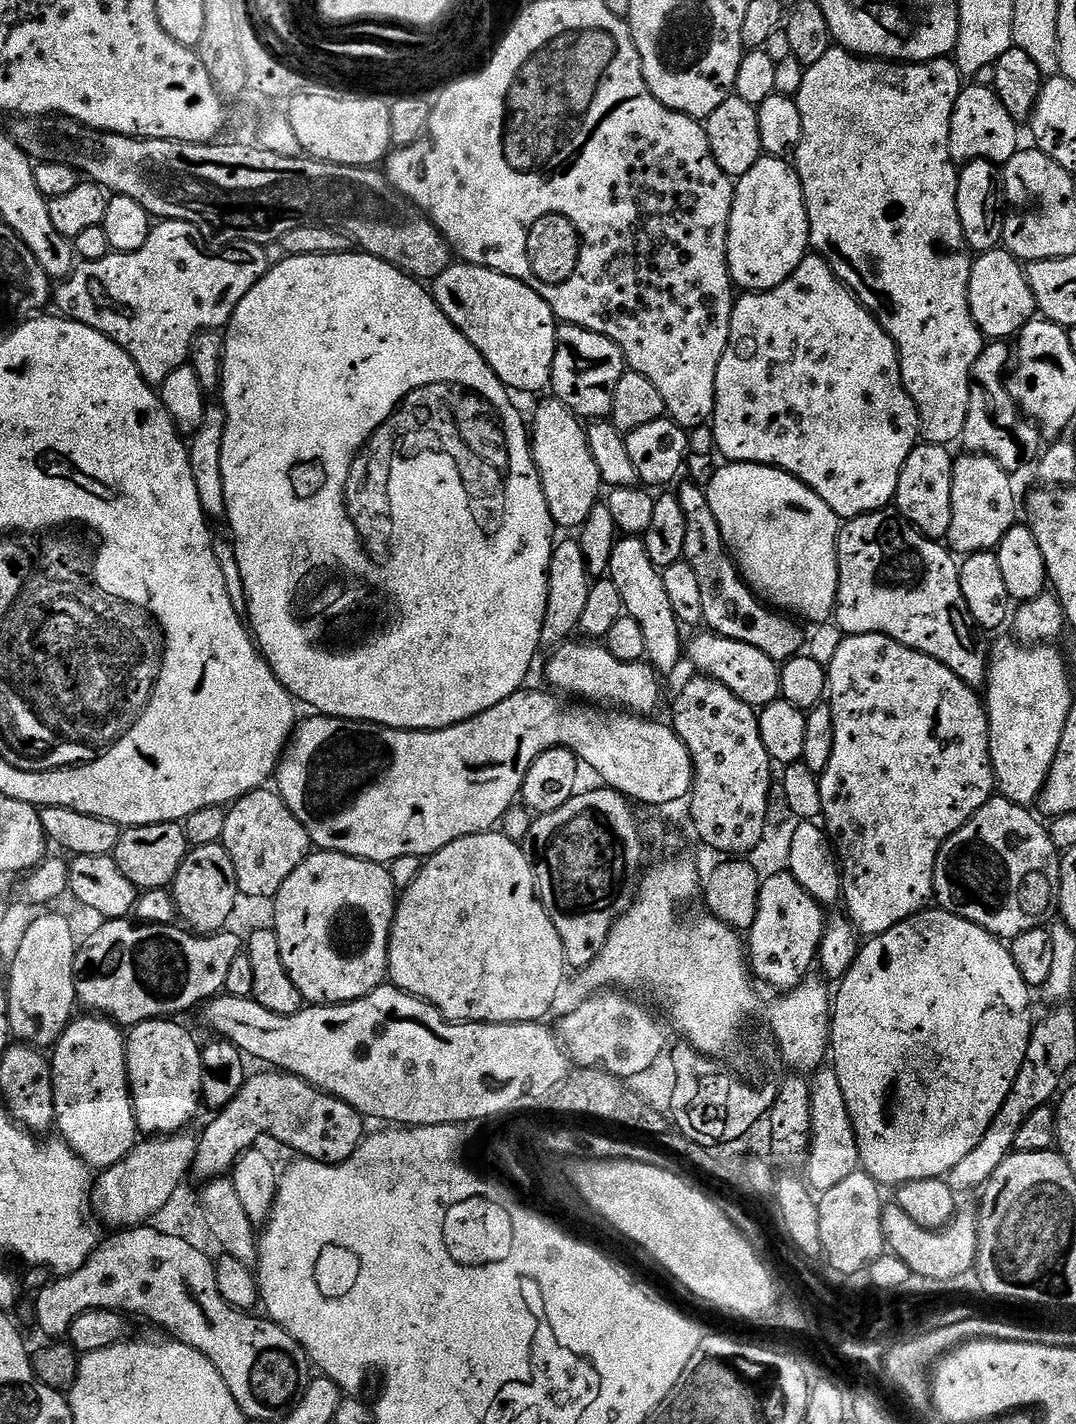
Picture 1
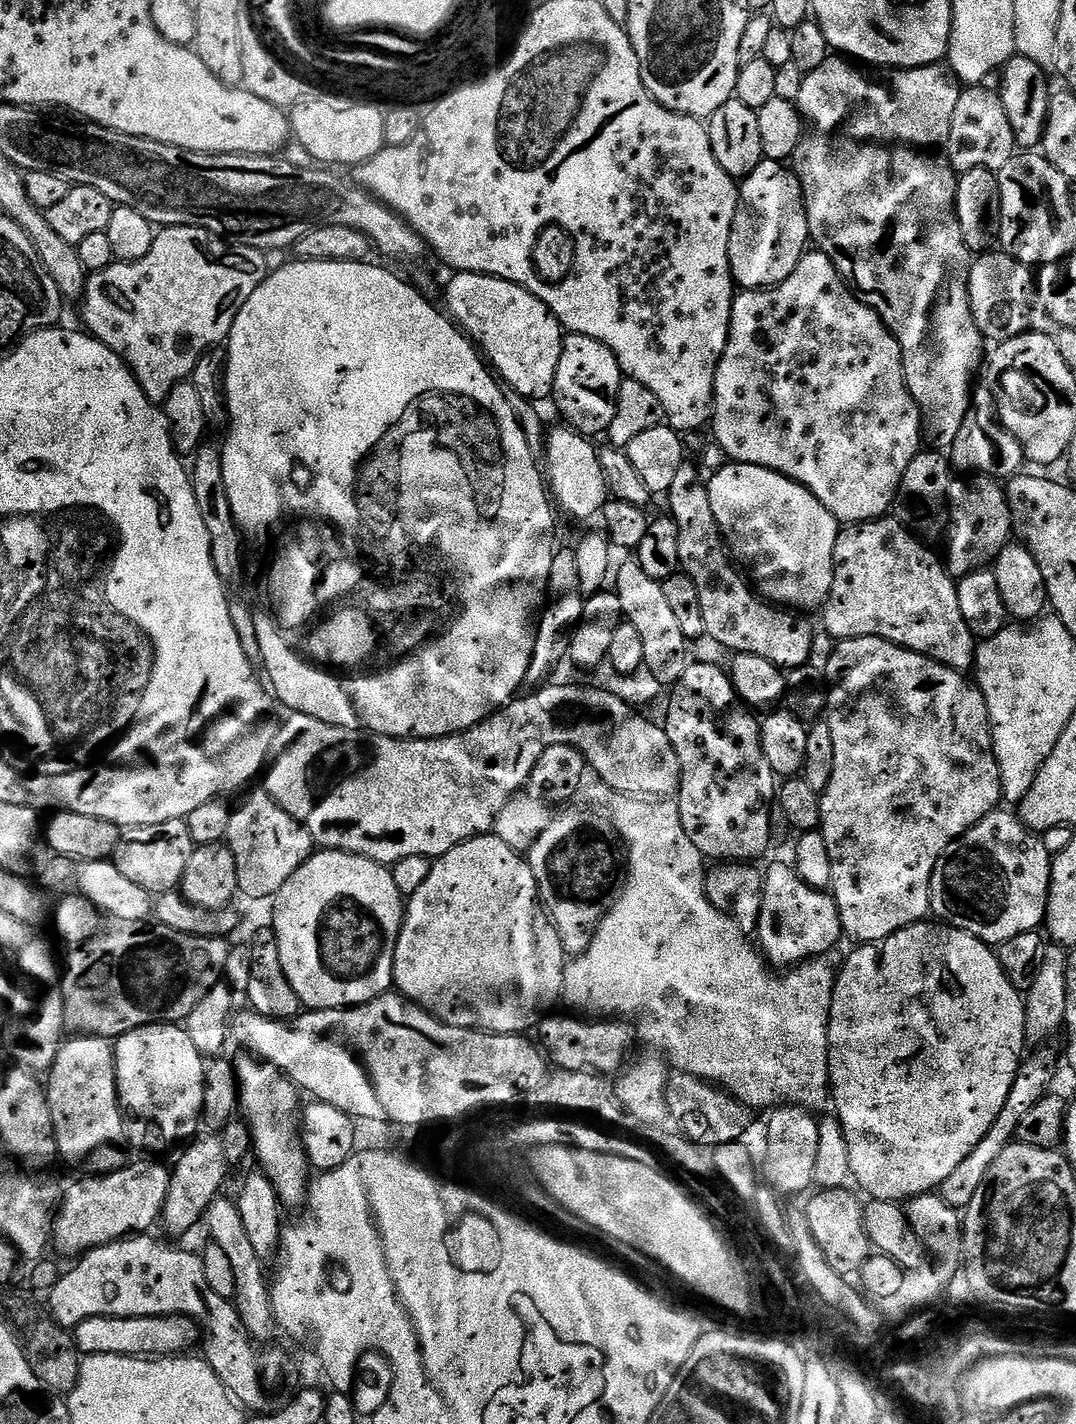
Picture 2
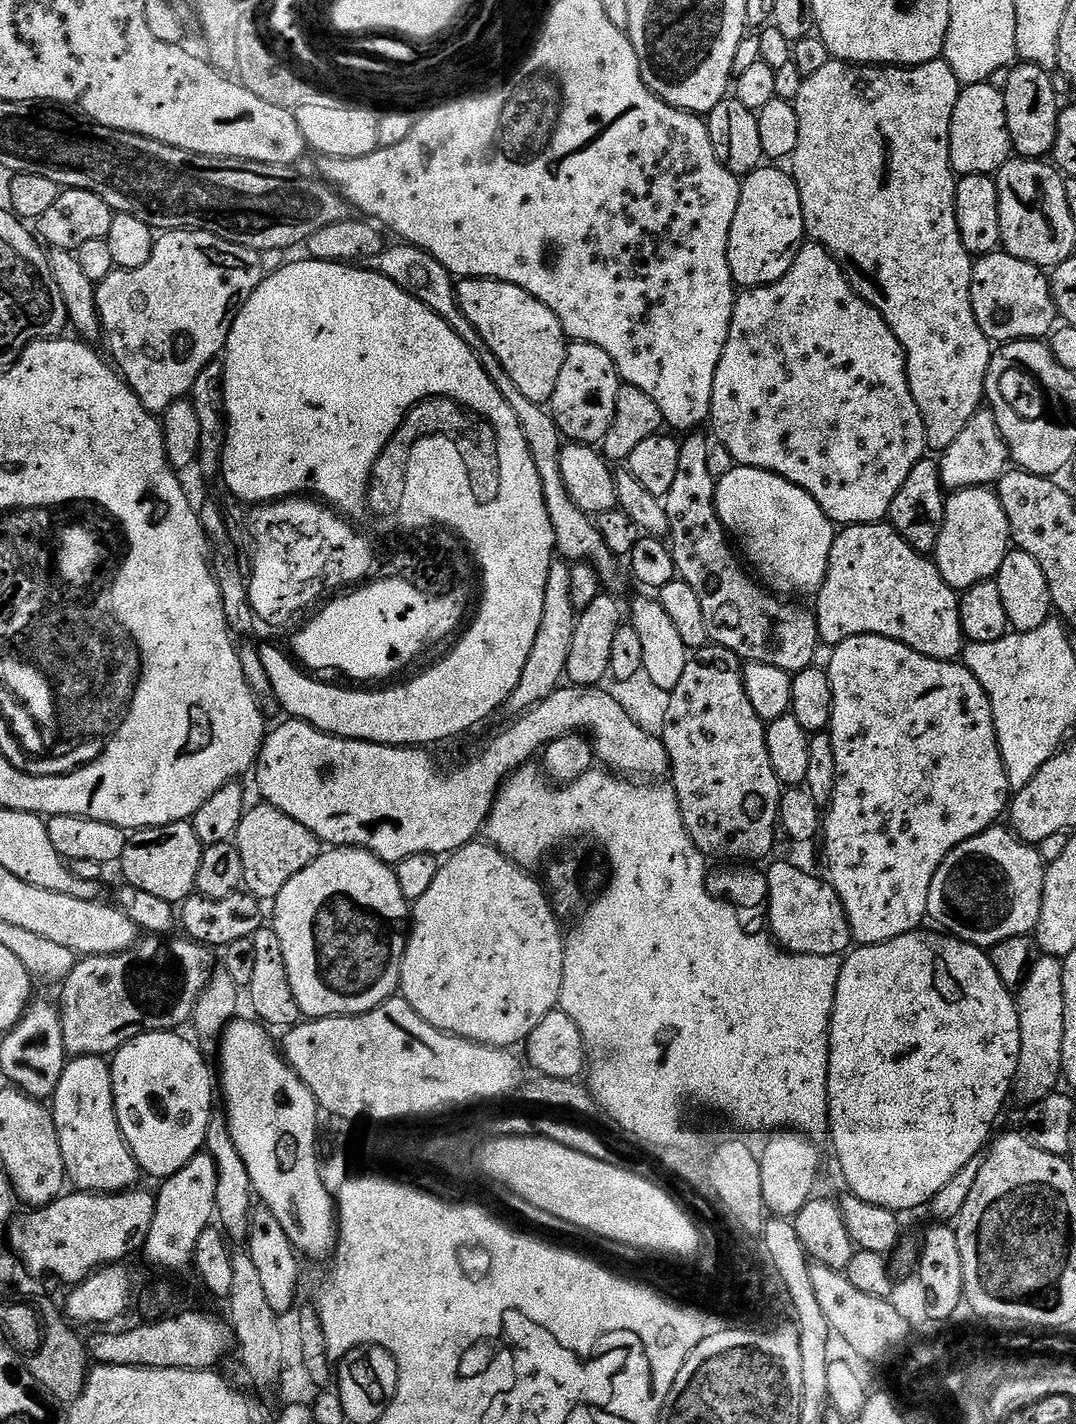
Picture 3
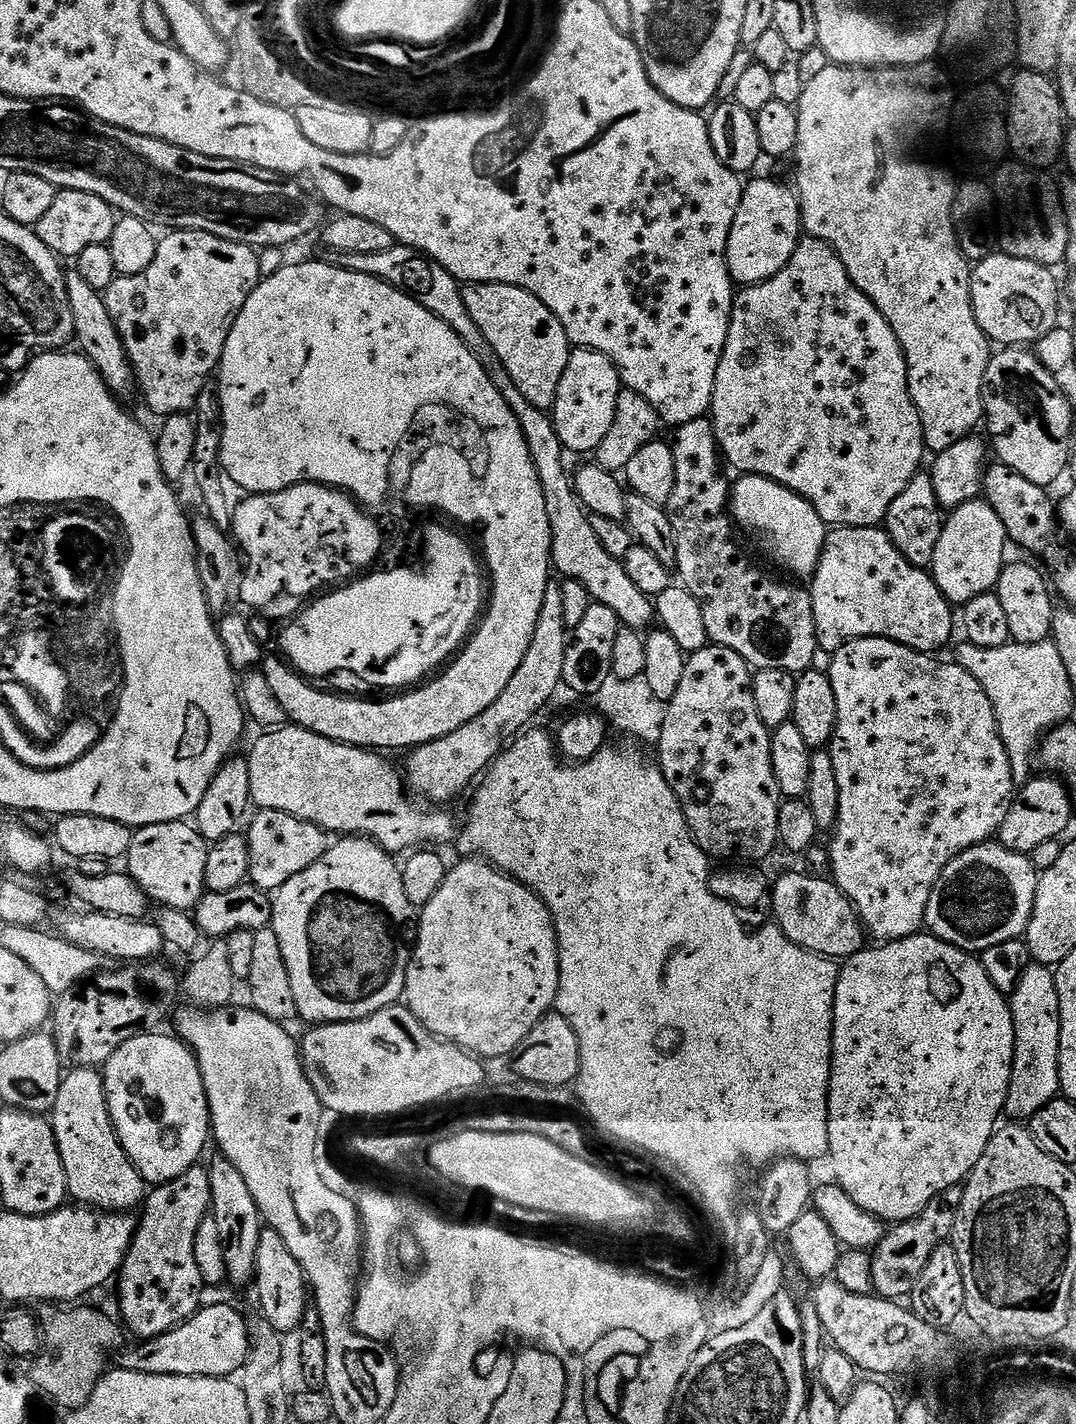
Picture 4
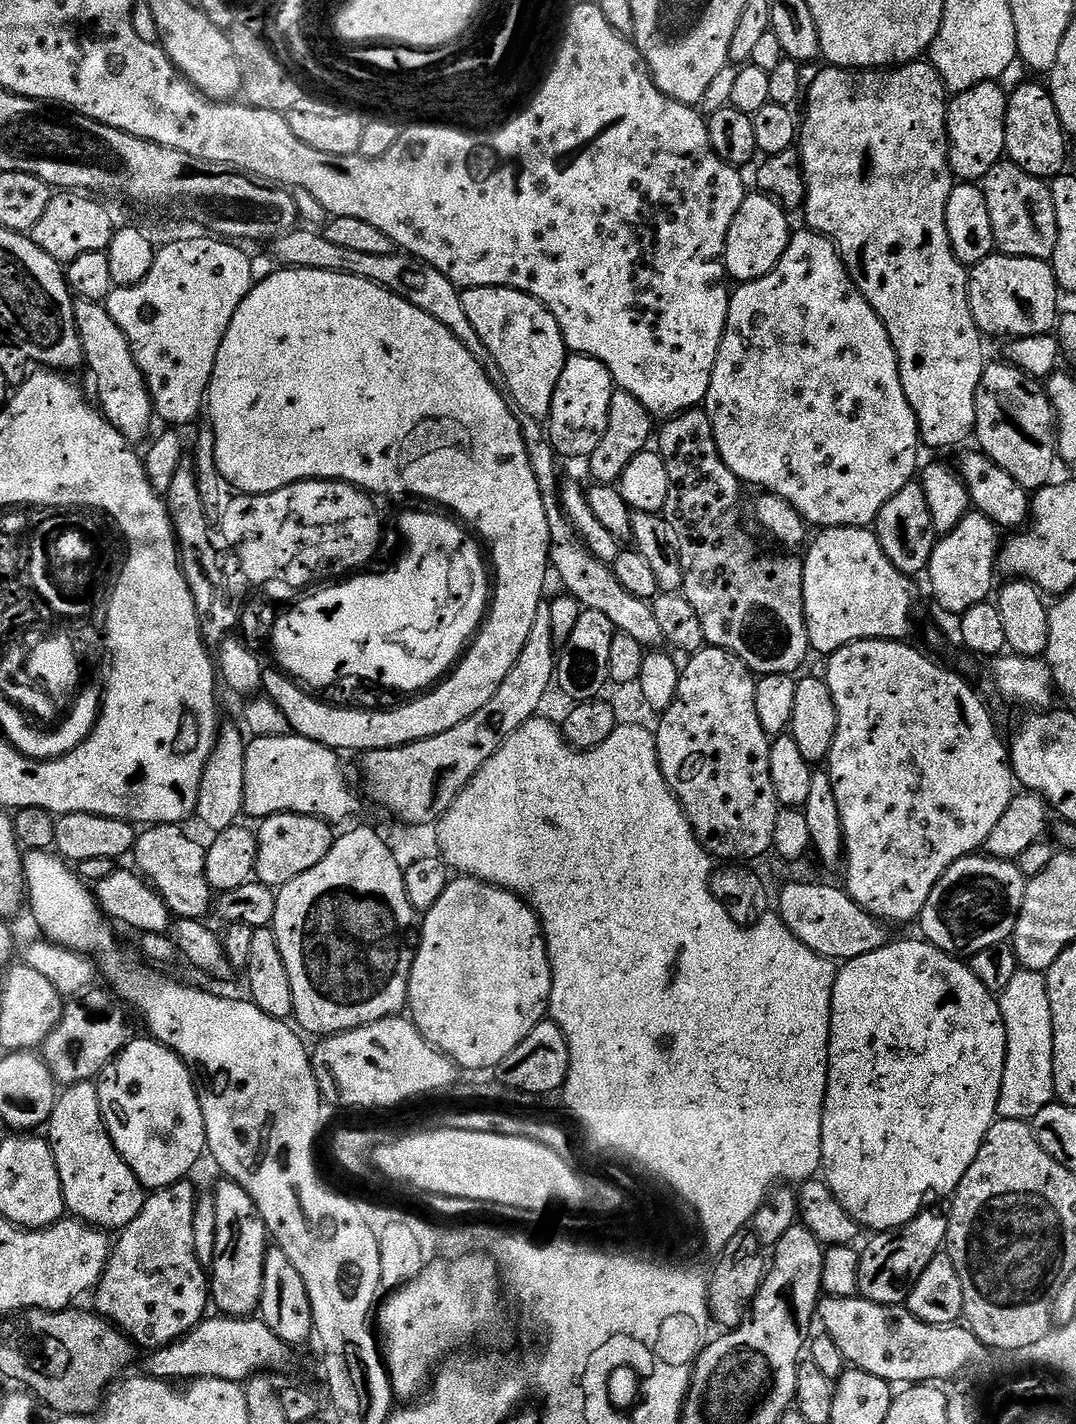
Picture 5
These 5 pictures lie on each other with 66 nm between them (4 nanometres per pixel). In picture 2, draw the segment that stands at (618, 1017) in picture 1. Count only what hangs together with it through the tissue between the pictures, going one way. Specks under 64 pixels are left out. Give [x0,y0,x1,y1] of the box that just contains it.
[538,1015,638,1074]

